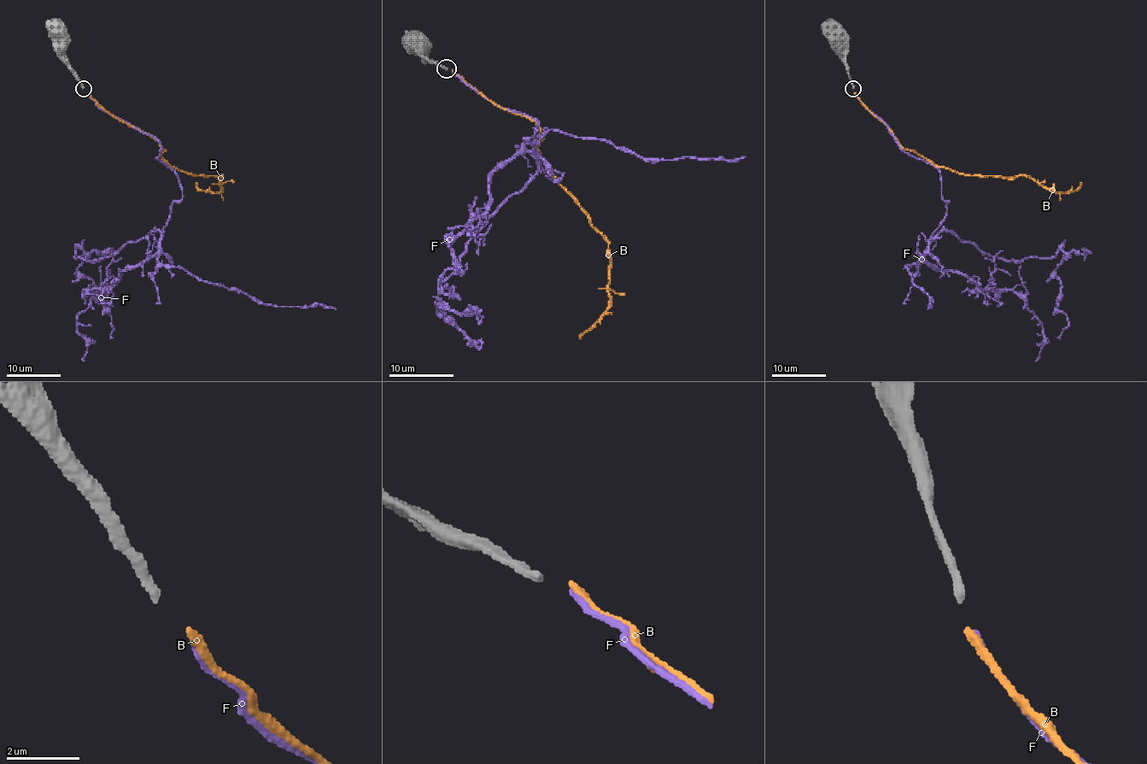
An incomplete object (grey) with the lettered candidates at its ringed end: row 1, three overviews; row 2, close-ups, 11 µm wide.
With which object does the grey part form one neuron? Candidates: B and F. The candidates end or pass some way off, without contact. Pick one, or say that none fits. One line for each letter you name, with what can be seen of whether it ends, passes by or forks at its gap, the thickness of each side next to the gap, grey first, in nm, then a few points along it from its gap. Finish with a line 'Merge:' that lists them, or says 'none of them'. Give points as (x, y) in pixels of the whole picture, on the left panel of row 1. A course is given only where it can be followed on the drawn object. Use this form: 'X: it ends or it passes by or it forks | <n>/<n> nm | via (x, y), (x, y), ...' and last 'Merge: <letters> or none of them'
B: it ends | 240/200 nm | via (88, 92), (113, 115), (149, 133), (171, 166), (197, 175), (221, 175), (219, 191), (201, 190), (196, 182)
Merge: B

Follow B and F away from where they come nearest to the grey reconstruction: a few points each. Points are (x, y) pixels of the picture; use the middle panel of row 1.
B: (452, 69), (502, 108), (531, 118), (541, 129), (537, 149), (550, 173), (608, 243), (606, 311), (579, 338)
F: (452, 71), (531, 116), (563, 173), (537, 163), (442, 275), (439, 311), (479, 324), (481, 309)

